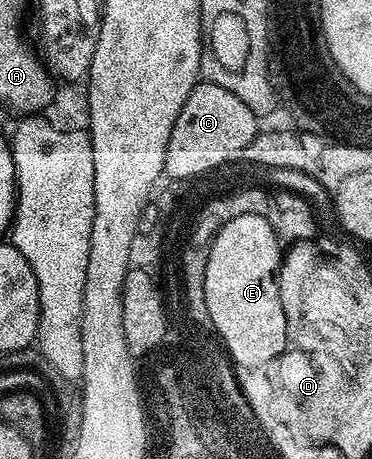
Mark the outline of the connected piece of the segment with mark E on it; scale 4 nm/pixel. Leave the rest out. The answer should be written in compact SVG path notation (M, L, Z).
M234 216L220 231L208 253L208 263L206 264L206 290L203 292L209 297L210 304L213 306L213 319L220 325L220 331L226 332L226 336L244 336L252 332L260 332L260 362L264 358L272 358L280 346L284 346L284 314L280 314L280 302L276 302L276 282L272 282L272 270L276 270L276 242L272 242L274 228L262 216Z

